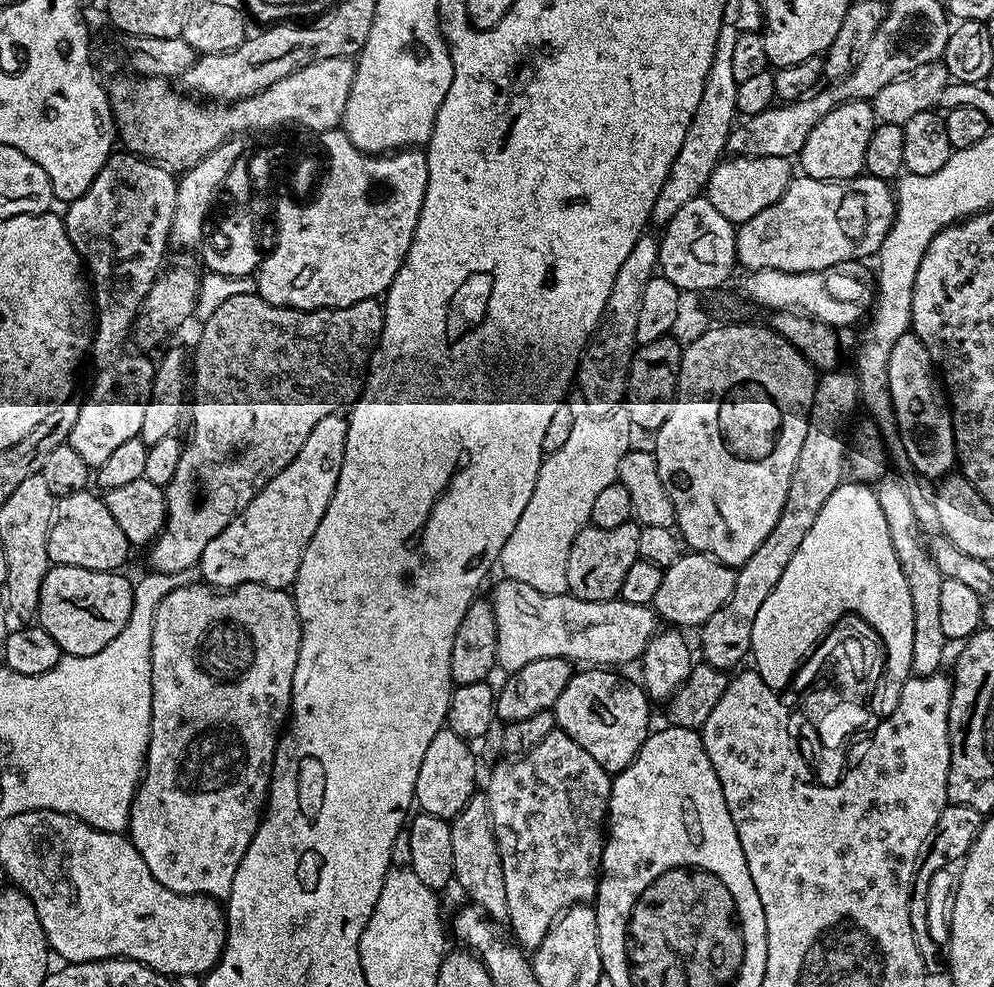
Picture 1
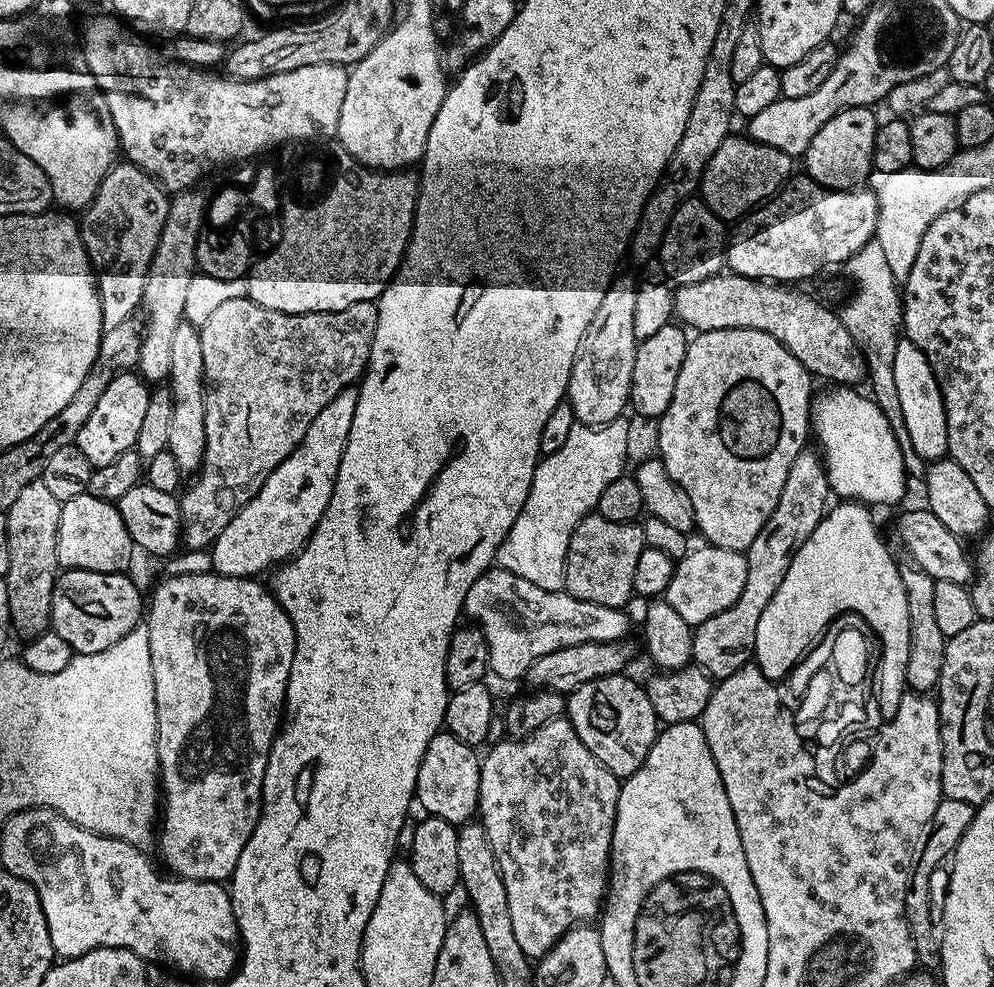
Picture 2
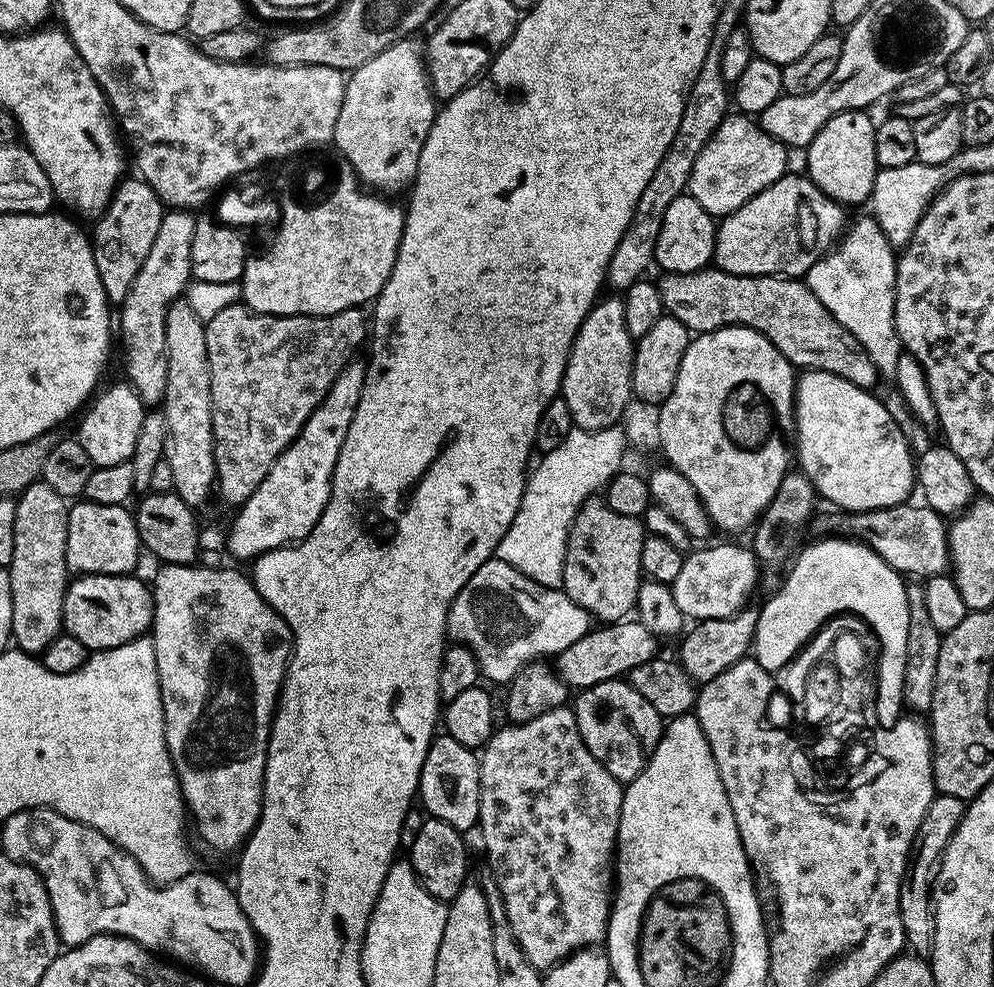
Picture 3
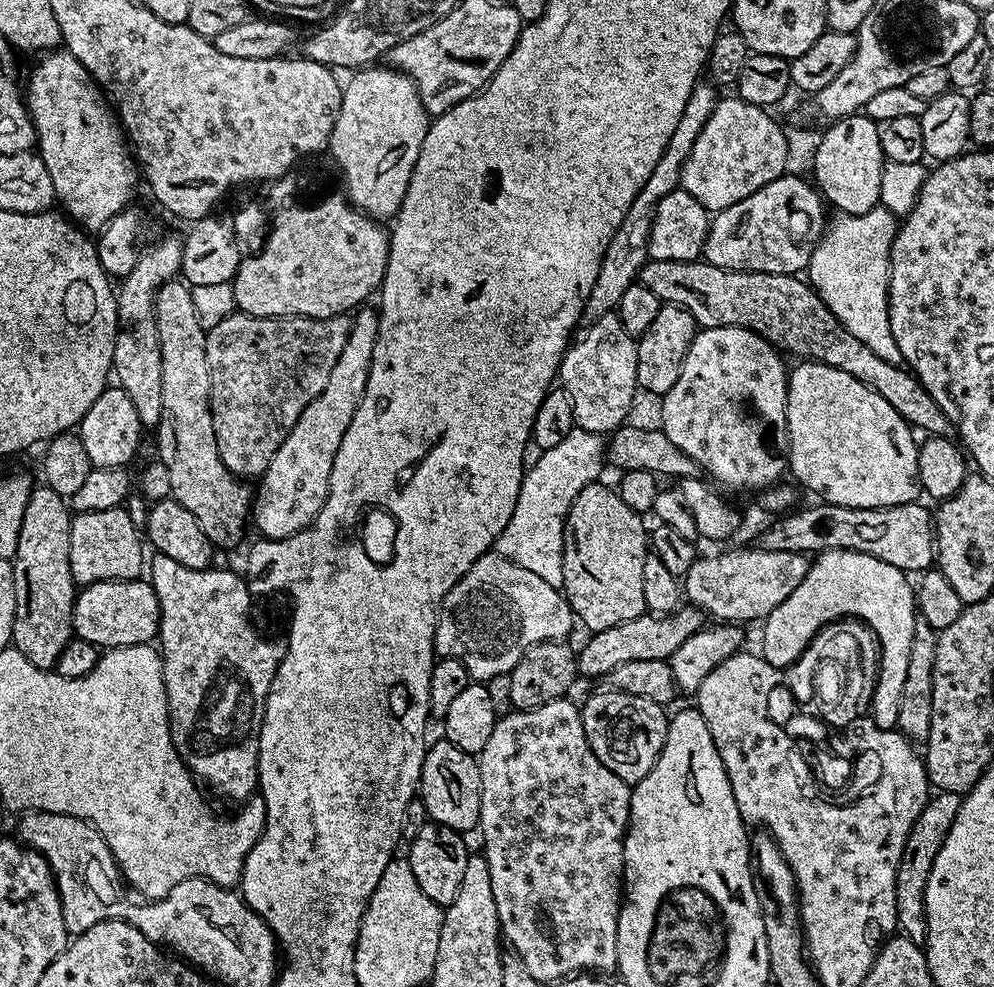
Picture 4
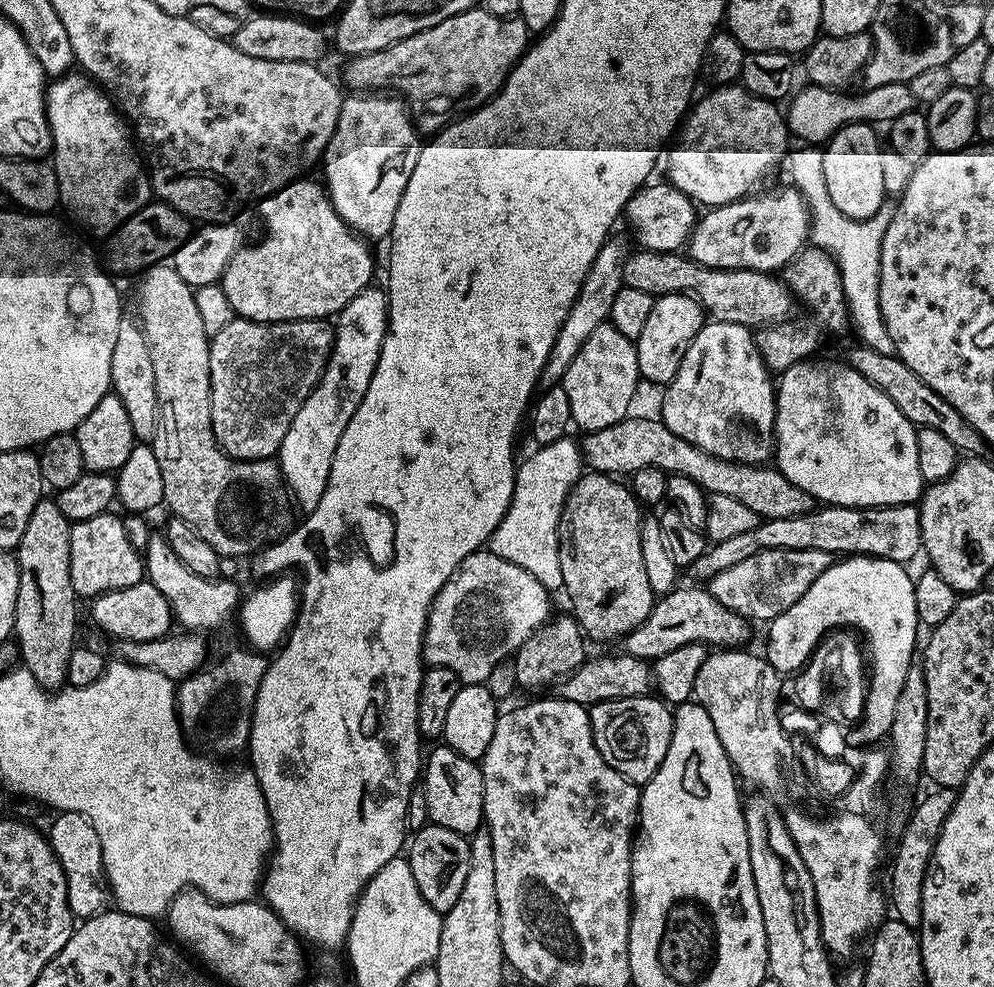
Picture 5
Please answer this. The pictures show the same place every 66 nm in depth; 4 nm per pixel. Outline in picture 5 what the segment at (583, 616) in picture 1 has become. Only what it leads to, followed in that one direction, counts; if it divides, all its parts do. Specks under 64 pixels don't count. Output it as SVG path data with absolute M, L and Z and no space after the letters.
M481 550L470 554L460 563L460 571L455 572L442 586L442 590L432 600L432 609L428 611L428 625L424 631L424 662L428 666L446 666L458 674L464 684L483 684L491 681L492 671L511 657L544 624L548 623L553 611L549 589L526 574L522 566L498 558L491 550Z

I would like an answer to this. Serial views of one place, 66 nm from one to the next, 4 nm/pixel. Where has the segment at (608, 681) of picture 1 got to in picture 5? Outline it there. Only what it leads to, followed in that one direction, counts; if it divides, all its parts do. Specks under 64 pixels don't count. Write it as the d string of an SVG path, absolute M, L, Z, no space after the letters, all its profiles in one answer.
M649 694L638 698L618 698L591 705L588 717L592 727L594 746L618 774L633 784L643 786L662 766L666 750L670 750L673 709L663 699Z

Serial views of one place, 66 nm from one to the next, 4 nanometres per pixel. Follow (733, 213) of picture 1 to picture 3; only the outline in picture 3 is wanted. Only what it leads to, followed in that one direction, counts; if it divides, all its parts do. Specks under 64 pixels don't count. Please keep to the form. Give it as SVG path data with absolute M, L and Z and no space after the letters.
M729 114L718 130L714 130L702 154L698 154L698 162L694 162L694 170L688 179L687 195L693 196L698 206L712 217L726 217L750 202L754 194L766 190L766 186L785 176L789 171L788 155L790 152L786 145L766 134L751 115Z

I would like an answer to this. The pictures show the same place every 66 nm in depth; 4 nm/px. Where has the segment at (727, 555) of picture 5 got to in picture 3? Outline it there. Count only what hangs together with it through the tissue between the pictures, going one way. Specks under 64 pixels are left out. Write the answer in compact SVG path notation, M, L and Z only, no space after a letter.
M905 502L889 508L875 508L869 512L832 510L829 516L820 515L813 515L812 518L810 532L811 535L813 532L813 537L824 538L832 533L859 540L861 544L877 552L895 572L905 577L943 576L949 571L950 553L946 520L932 508L914 506L911 502Z

